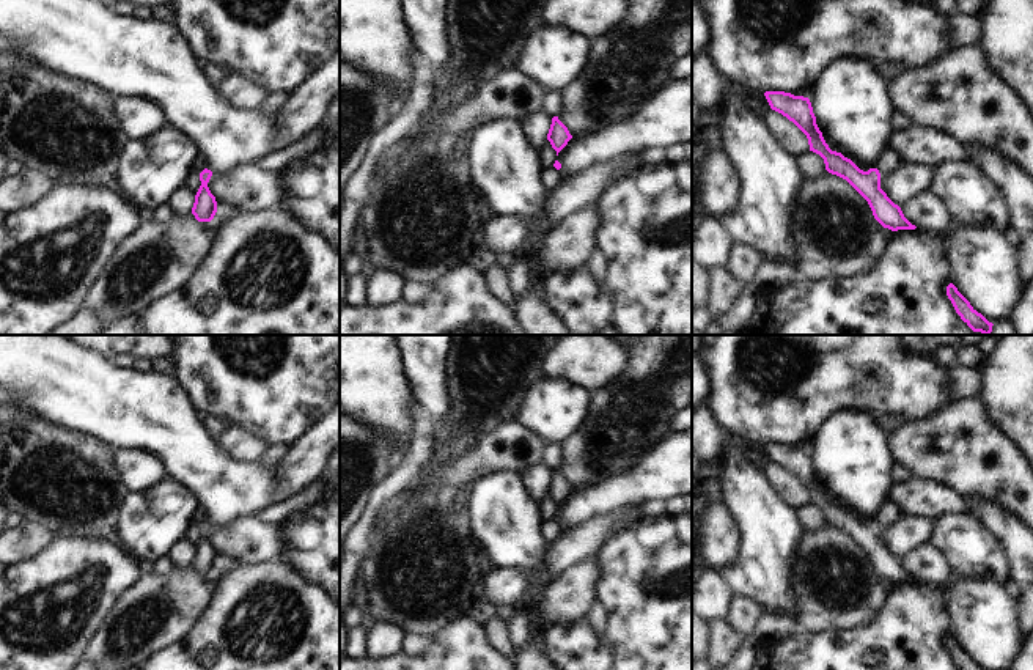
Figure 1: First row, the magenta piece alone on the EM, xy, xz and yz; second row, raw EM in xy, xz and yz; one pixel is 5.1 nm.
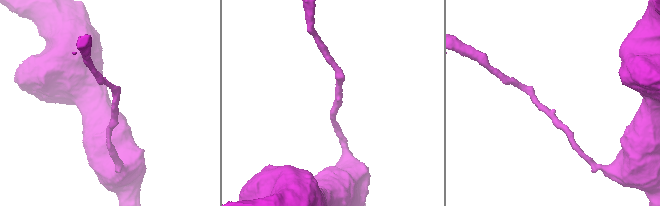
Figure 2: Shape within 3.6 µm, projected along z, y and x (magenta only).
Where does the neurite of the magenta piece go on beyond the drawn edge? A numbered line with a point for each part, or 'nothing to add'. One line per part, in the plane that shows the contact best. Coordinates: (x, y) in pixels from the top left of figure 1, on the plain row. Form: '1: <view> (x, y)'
nothing to add

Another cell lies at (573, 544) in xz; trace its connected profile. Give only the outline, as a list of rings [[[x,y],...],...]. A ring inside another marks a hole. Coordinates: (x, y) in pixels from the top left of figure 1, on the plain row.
[[[626,511],[591,517],[577,527],[560,525],[558,536],[549,543],[546,565],[557,577],[569,566],[597,552],[607,538],[612,522]]]

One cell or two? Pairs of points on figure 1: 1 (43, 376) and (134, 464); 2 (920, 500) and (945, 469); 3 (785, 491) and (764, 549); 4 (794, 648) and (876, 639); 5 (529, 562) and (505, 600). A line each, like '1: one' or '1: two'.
1: two
2: two
3: two
4: one
5: two

